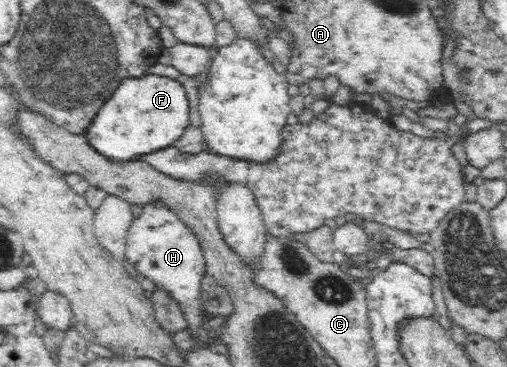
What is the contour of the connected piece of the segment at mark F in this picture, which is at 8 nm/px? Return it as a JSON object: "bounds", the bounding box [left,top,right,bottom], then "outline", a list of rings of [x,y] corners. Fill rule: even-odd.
{"bounds":[86,74,189,161],"outline":[[[160,74],[122,79],[86,134],[100,154],[116,161],[136,160],[138,156],[173,146],[184,135],[189,126],[189,103],[182,80]]]}

